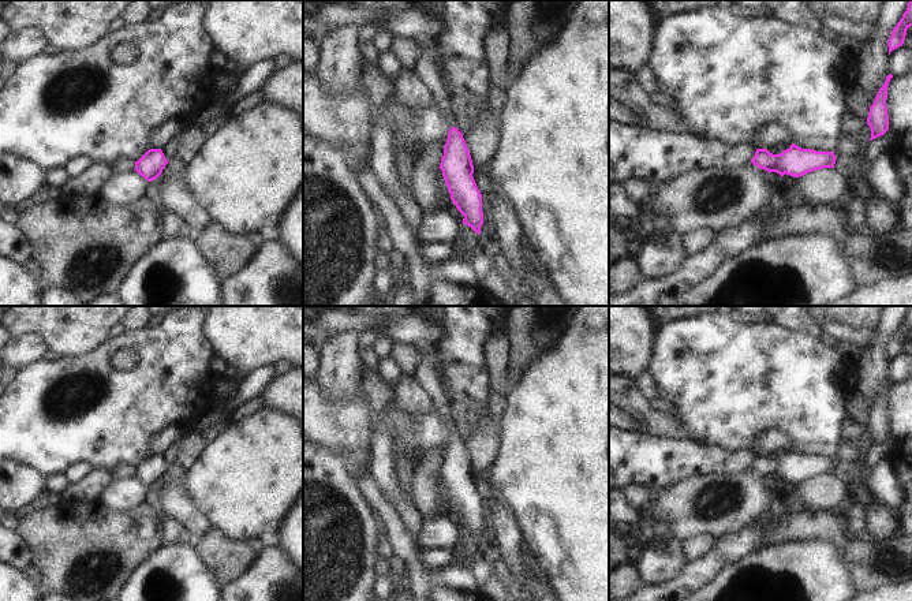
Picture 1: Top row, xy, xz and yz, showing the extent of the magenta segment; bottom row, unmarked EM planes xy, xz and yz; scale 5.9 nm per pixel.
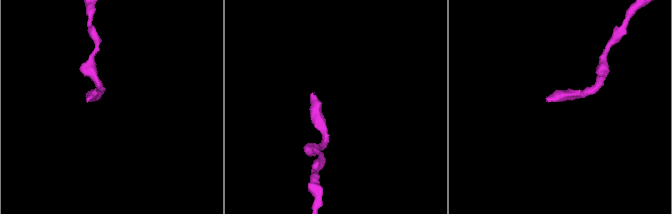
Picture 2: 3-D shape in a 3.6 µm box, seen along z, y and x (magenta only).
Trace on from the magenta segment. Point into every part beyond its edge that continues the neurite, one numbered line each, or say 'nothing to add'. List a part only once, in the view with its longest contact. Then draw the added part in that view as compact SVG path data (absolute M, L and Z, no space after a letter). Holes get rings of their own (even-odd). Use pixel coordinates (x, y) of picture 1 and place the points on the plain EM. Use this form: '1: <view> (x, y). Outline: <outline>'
nothing to add

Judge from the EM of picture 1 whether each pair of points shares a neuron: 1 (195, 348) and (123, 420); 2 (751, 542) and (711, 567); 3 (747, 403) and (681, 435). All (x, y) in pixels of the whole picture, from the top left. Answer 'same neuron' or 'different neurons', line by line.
1: same neuron
2: same neuron
3: different neurons

